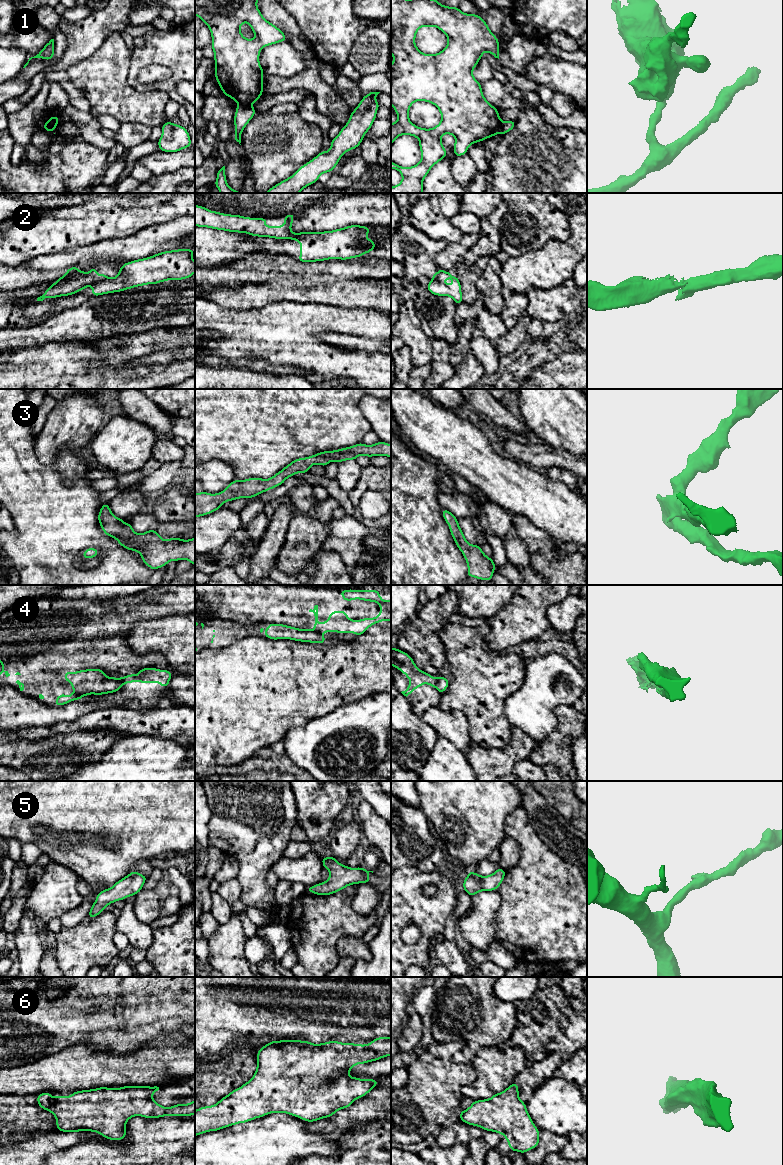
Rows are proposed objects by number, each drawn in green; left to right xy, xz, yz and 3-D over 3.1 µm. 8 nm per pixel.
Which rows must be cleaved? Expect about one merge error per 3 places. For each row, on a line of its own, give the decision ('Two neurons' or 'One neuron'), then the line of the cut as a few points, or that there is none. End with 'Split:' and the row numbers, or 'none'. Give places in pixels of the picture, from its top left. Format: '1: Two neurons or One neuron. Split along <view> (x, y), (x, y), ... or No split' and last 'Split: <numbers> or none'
1: Two neurons. Split along xz (239, 104), (250, 105)
2: Two neurons. Split along xy (108, 278), (92, 283)
3: One neuron. No split
4: Two neurons. Split along yz (436, 678), (437, 687)
5: One neuron. No split
6: One neuron. No split
Split: 1, 2, 4

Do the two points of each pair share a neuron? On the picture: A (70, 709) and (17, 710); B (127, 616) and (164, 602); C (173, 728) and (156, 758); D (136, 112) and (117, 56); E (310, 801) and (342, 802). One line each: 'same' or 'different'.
A: same
B: same
C: different
D: same
E: same

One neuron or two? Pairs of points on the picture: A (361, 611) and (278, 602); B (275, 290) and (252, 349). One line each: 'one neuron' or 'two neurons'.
A: one neuron
B: two neurons

